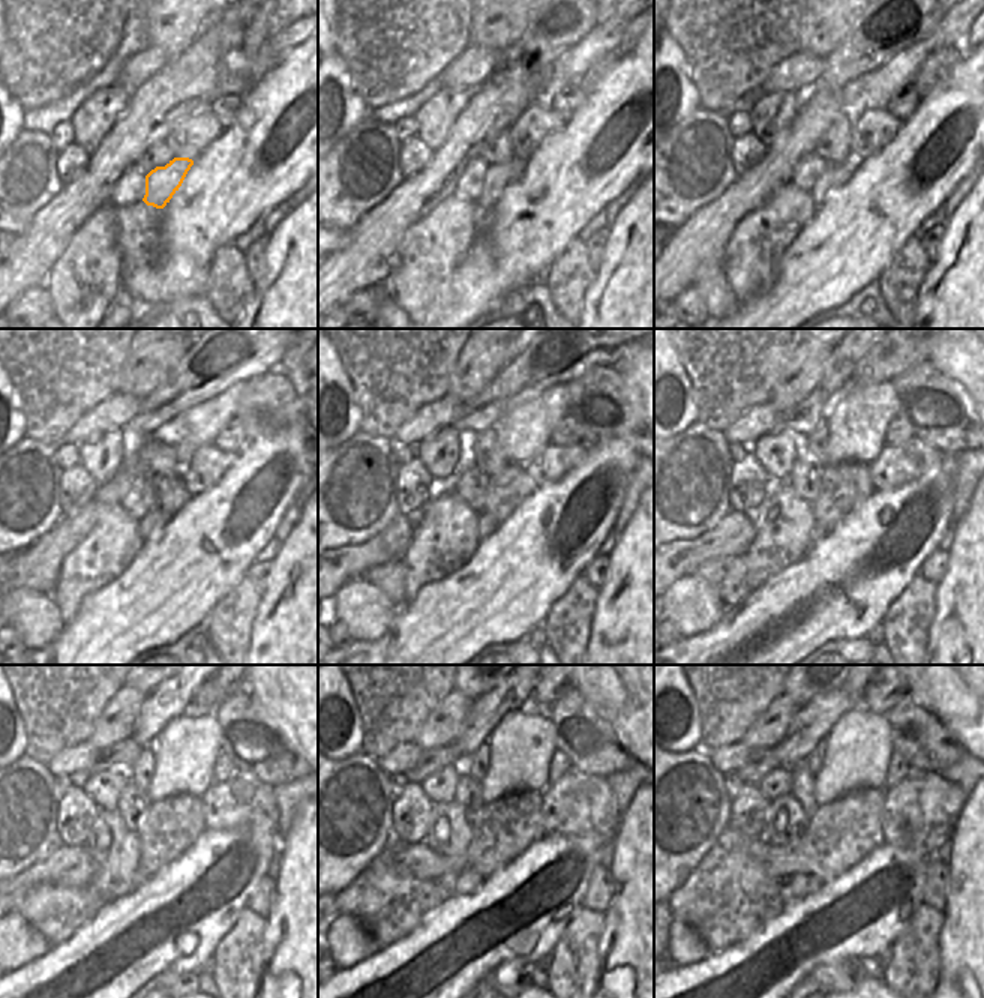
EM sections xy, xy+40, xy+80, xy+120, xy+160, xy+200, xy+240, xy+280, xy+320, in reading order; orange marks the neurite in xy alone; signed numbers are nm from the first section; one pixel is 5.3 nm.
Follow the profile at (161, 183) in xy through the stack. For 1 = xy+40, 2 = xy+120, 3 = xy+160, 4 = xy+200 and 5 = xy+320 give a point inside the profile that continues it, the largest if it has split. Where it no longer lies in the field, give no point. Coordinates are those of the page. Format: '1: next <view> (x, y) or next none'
1: next xy+40 (498, 177)
2: next xy+120 (155, 520)
3: next xy+160 (488, 524)
4: next xy+200 (818, 532)
5: next xy+320 (797, 887)

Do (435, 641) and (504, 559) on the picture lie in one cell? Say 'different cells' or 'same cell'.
same cell

